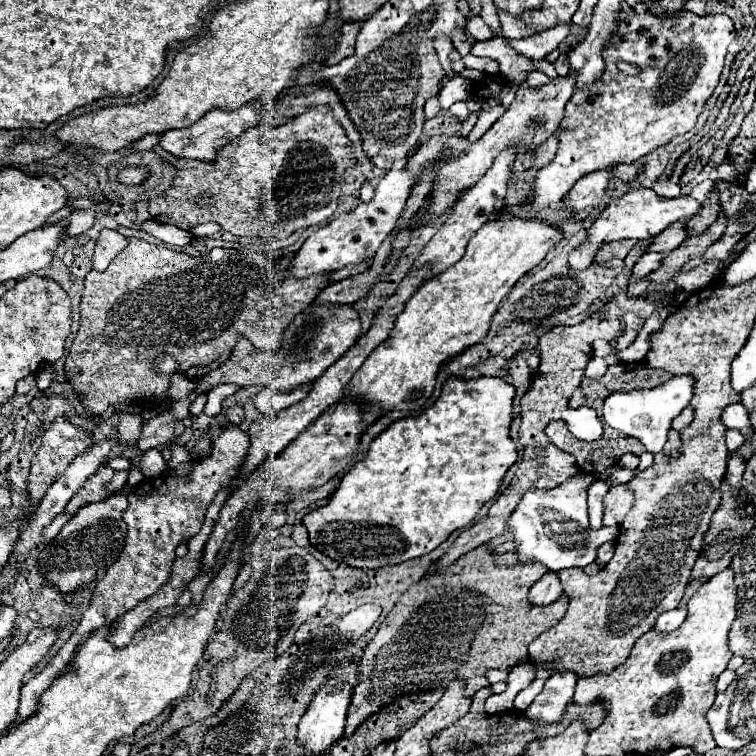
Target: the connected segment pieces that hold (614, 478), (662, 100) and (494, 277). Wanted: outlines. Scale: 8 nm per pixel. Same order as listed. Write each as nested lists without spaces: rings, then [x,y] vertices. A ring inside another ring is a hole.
[[[614,465],[611,468],[610,476],[608,477],[606,483],[609,487],[614,487],[620,484],[624,484],[626,481],[630,481],[636,475],[636,470],[621,468],[620,466]]]
[[[622,3],[622,9],[620,9],[620,13],[618,13],[618,29],[616,29],[616,33],[614,33],[614,41],[610,41],[610,49],[606,49],[606,67],[604,67],[600,79],[596,79],[596,81],[594,81],[590,87],[586,87],[586,89],[576,89],[576,93],[574,93],[574,95],[570,97],[570,101],[566,103],[564,119],[562,119],[562,123],[560,123],[560,137],[558,137],[556,157],[548,163],[548,167],[542,167],[542,169],[538,171],[536,181],[534,181],[534,187],[532,187],[532,191],[534,191],[532,201],[534,201],[538,207],[554,205],[554,203],[558,203],[558,201],[572,189],[572,185],[574,185],[580,177],[584,177],[586,173],[592,173],[592,171],[598,171],[598,169],[610,169],[610,167],[616,167],[616,165],[620,165],[620,163],[632,163],[632,161],[640,159],[642,155],[654,151],[656,147],[666,145],[672,137],[690,131],[690,129],[694,127],[696,117],[700,115],[700,111],[702,111],[706,99],[714,93],[714,87],[716,87],[716,83],[718,83],[718,79],[720,79],[720,73],[722,73],[726,49],[728,49],[728,45],[734,41],[734,37],[736,37],[734,23],[732,23],[732,19],[730,19],[728,15],[724,15],[724,13],[700,17],[700,15],[690,13],[690,11],[678,11],[678,13],[674,13],[672,17],[670,17],[670,15],[656,17],[654,13],[636,13],[632,7],[628,7],[628,3]],[[618,61],[634,63],[634,65],[640,69],[640,73],[638,73],[638,75],[626,75],[626,73],[618,71]]]
[[[496,211],[494,219],[486,221],[470,239],[464,257],[428,279],[414,297],[408,299],[404,311],[396,315],[388,339],[380,343],[356,371],[346,389],[346,397],[364,401],[366,405],[380,403],[382,415],[392,409],[420,409],[432,395],[440,363],[486,337],[492,313],[506,293],[510,293],[516,281],[534,269],[560,239],[562,231],[558,225],[514,217],[510,211]]]

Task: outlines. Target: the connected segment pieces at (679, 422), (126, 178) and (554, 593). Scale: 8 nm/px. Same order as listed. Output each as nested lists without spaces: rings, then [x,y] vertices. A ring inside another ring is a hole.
[[[686,407],[686,409],[672,421],[672,427],[674,427],[676,431],[680,431],[680,429],[688,427],[690,423],[692,423],[692,407]]]
[[[128,167],[128,169],[120,171],[118,181],[126,183],[126,185],[134,185],[134,183],[140,183],[144,177],[146,177],[144,169],[140,169],[140,167]]]
[[[548,571],[540,581],[534,583],[534,587],[528,591],[528,601],[534,607],[546,607],[554,603],[562,595],[562,587],[558,581],[558,575]]]

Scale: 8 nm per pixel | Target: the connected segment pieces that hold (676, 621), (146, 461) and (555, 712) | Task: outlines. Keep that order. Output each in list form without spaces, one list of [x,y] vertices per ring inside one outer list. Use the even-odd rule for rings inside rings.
[[[686,609],[666,611],[666,613],[662,613],[662,615],[656,619],[654,631],[658,631],[658,633],[668,633],[668,631],[674,631],[674,629],[678,629],[678,627],[684,623],[684,617],[686,617]]]
[[[150,449],[144,453],[142,457],[142,473],[146,477],[156,477],[156,475],[162,475],[164,473],[164,467],[166,467],[166,461],[164,457],[160,455],[158,449]]]
[[[556,671],[546,681],[540,695],[528,705],[524,715],[530,717],[530,721],[534,721],[534,723],[546,723],[546,725],[560,723],[566,713],[566,705],[574,697],[576,681],[578,681],[576,673]]]

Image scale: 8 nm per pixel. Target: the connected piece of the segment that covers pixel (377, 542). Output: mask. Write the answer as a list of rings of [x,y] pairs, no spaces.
[[[448,377],[446,383],[442,385],[440,397],[428,409],[424,409],[418,417],[416,415],[414,417],[404,417],[404,419],[398,419],[398,421],[390,423],[388,429],[382,431],[372,441],[366,457],[356,463],[356,469],[350,469],[342,477],[338,489],[332,493],[328,503],[304,515],[302,523],[308,529],[310,543],[316,549],[320,549],[324,555],[328,555],[330,559],[344,561],[344,563],[348,563],[352,567],[360,567],[360,569],[380,569],[384,565],[396,565],[396,563],[402,563],[402,561],[426,555],[432,549],[436,549],[452,531],[456,531],[460,527],[466,527],[478,515],[482,505],[496,495],[506,469],[516,461],[516,445],[512,443],[512,439],[508,435],[510,421],[512,421],[512,399],[514,399],[514,393],[516,393],[514,385],[510,385],[510,383],[506,383],[504,379],[498,379],[498,377],[478,377],[478,379],[468,379],[468,381],[460,379],[460,377]]]

